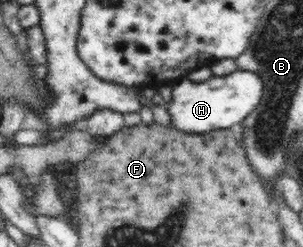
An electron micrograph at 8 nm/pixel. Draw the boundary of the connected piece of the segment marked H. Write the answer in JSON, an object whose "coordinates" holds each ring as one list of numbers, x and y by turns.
{"coordinates":[[239,68,224,76,214,76,196,83,181,78,171,89,171,98,166,106,171,115,174,128,187,133,210,132,216,129,230,129,242,123,259,105,264,94,264,83,258,73,243,71]]}

